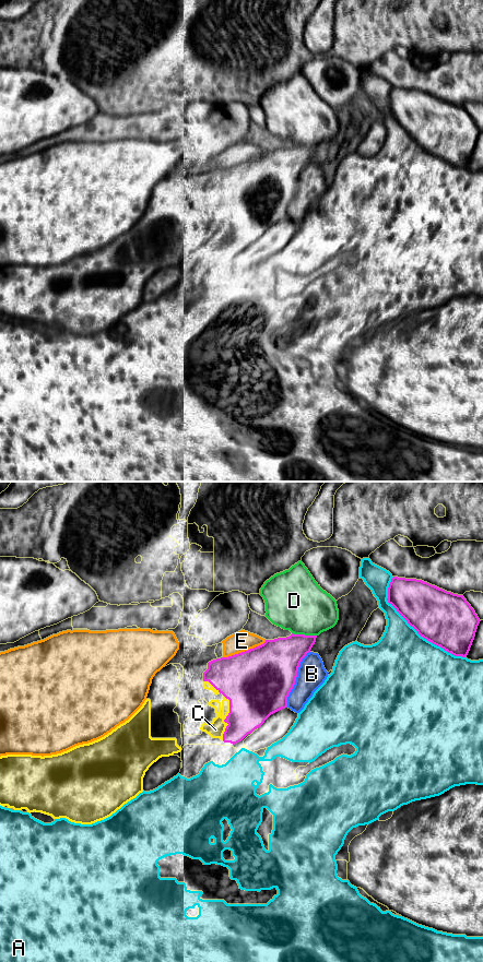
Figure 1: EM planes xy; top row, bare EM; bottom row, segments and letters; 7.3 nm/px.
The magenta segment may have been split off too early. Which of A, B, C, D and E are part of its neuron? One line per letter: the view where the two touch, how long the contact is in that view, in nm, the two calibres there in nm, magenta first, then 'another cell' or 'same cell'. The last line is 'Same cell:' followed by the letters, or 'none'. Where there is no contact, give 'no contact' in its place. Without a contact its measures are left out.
A: meets magenta in xy; contact 800 nm long; 400 nm thick on the magenta side, 440 nm on the other; another cell
B: meets magenta in xy; contact 440 nm long; 460 nm thick on the magenta side, 220 nm on the other; another cell
C: meets magenta in xy; contact 340 nm long; 360 nm thick on the magenta side, 120 nm on the other; same cell
D: meets magenta in xy; contact 190 nm long; 300 nm thick on the magenta side, 420 nm on the other; another cell
E: meets magenta in xy; contact 340 nm long; 480 nm thick on the magenta side, 150 nm on the other; another cell
Same cell: C

